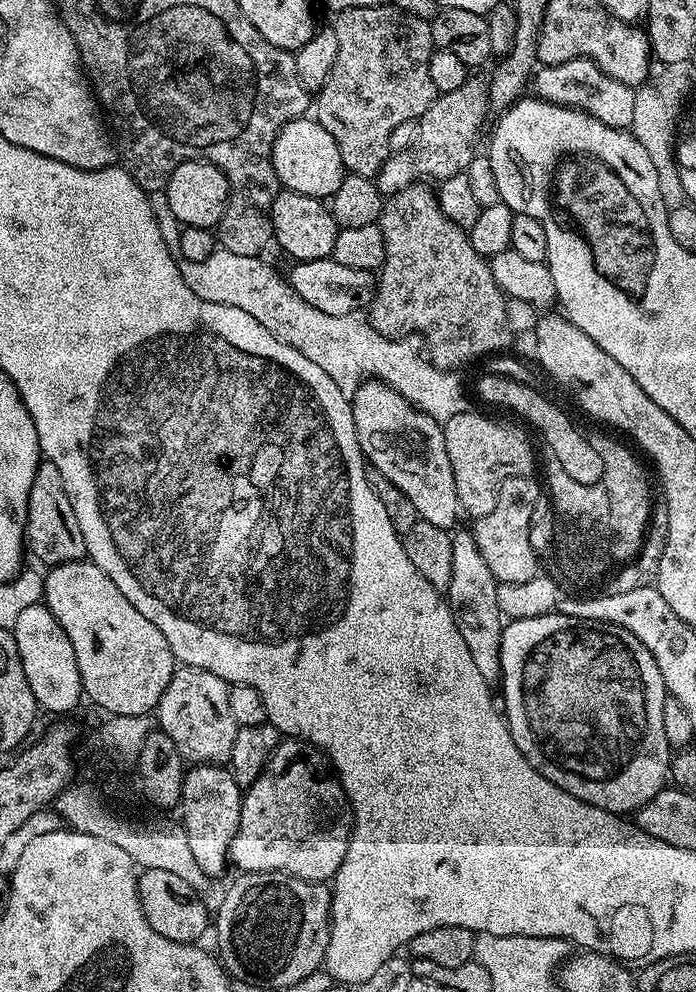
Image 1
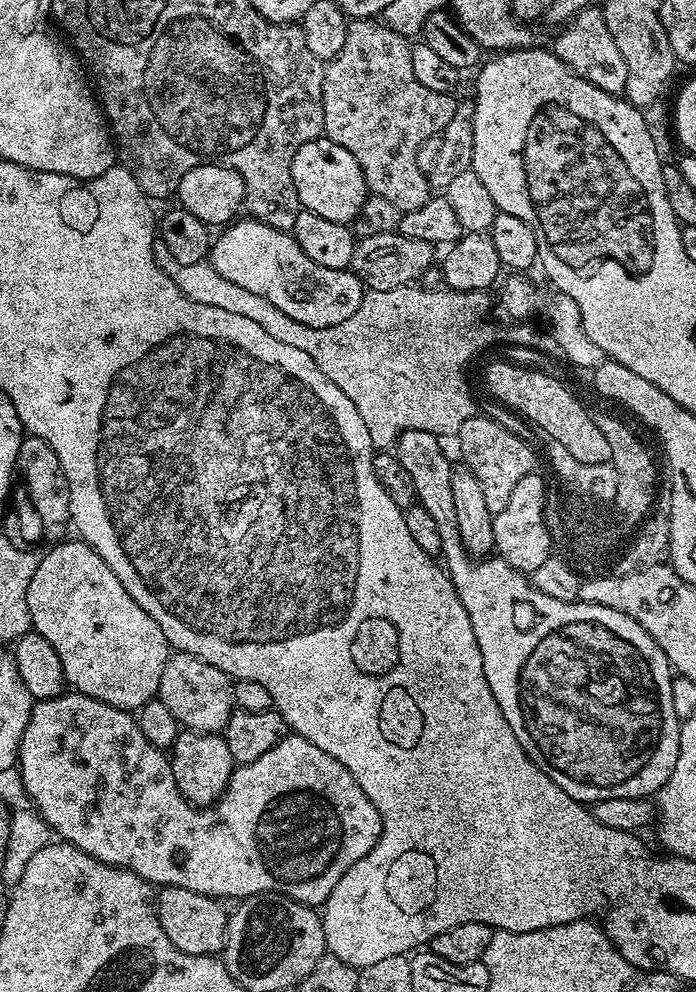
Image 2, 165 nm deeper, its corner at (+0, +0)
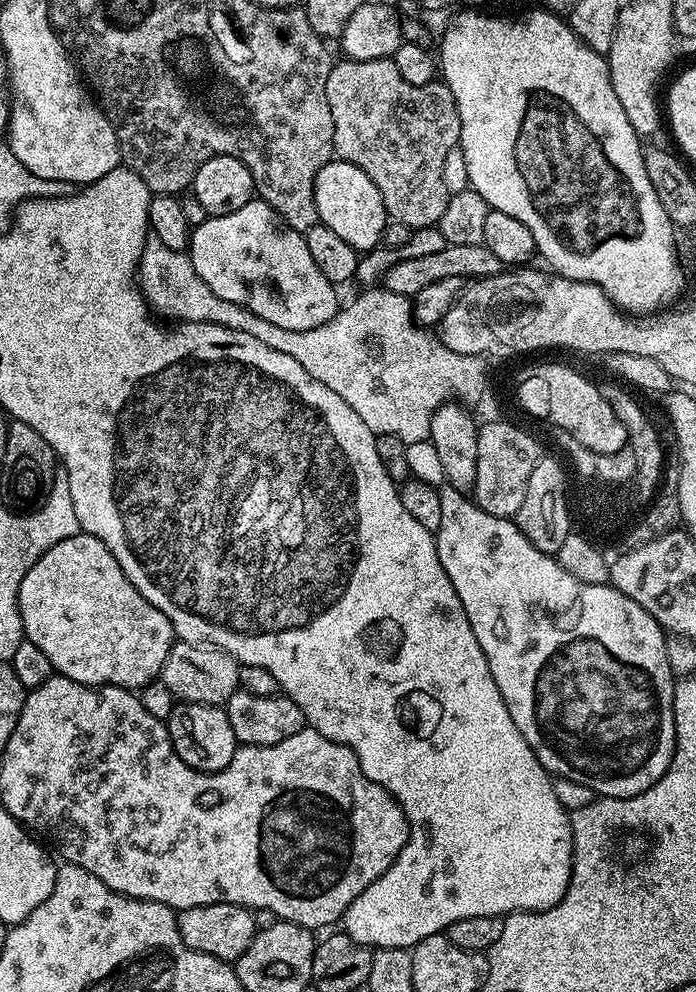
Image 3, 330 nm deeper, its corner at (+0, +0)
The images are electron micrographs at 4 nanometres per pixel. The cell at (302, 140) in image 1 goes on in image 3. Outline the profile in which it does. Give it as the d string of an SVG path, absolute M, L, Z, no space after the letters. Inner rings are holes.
M339 158L328 160L314 178L314 202L319 223L334 230L338 238L350 242L357 253L371 252L377 247L376 243L379 245L383 241L384 227L389 222L388 211L382 202L382 194L378 194L378 186L374 186L358 166Z

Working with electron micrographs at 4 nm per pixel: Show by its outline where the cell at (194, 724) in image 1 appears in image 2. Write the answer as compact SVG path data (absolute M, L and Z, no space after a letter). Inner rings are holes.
M173 651L169 655L166 666L162 670L162 682L158 698L166 702L170 714L174 714L176 723L181 729L189 732L223 733L232 709L233 679L218 670L218 666L210 666L210 662L202 662L194 654Z

